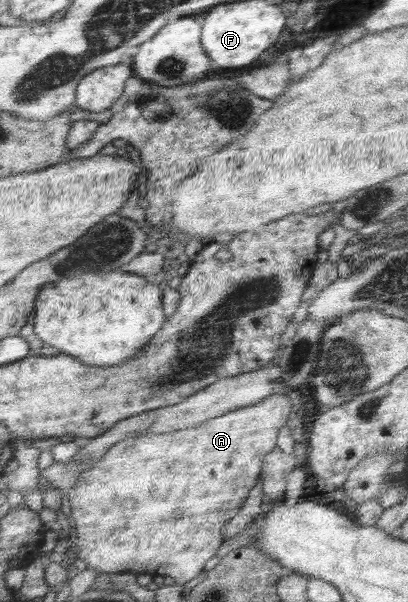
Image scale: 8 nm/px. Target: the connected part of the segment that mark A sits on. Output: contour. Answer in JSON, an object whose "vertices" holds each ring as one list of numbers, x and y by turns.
{"vertices":[[272,394,267,398,260,400,256,404,243,406,230,412,217,416,214,420,206,420,194,427,178,429,169,433,128,433,124,439,116,442,105,456,102,456,93,467,88,471,80,474,80,479,76,479,76,485,68,492,68,500,71,503,71,514,75,519,77,530,77,557,84,560,87,568,96,571,108,573,132,572,135,574,150,574,152,576,160,576,164,572,168,572,166,577,180,576,184,574,184,578,188,578,188,570,192,570,192,578,196,577,204,570,206,562,213,556,216,556,218,548,225,541,220,530,224,524,234,517,239,509,243,506,243,502,247,499,248,493,261,476,261,466,263,459,277,446,276,440,280,428,289,425,288,418,292,410,290,398,284,394]]}

